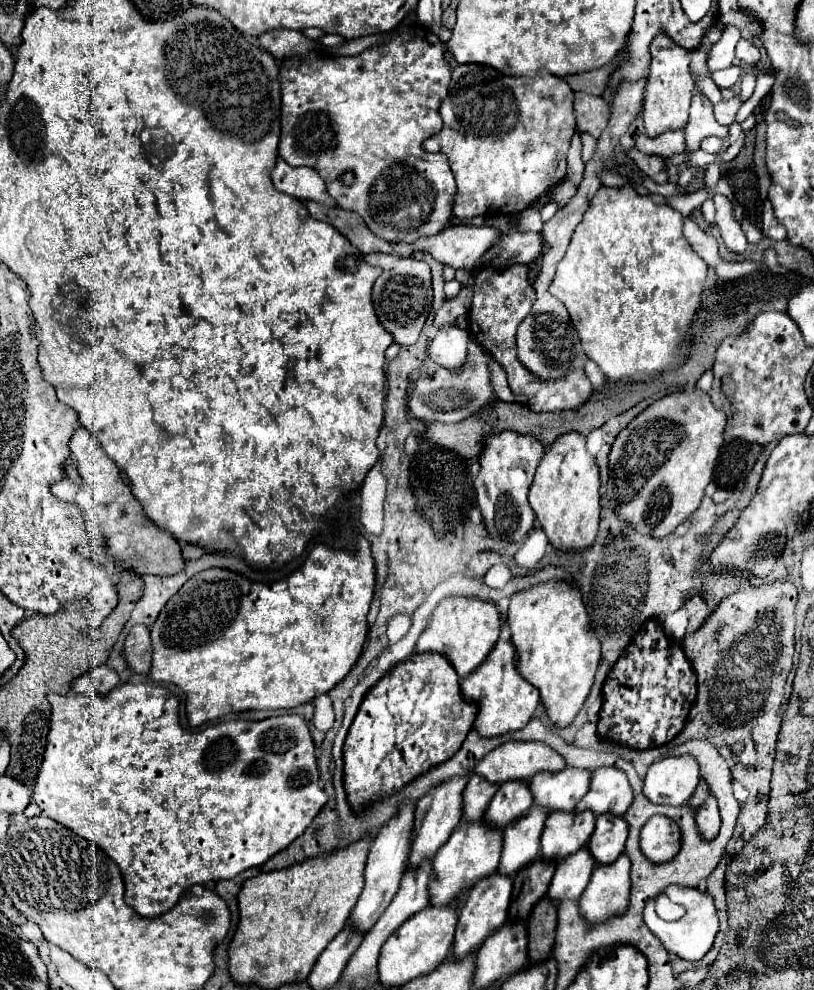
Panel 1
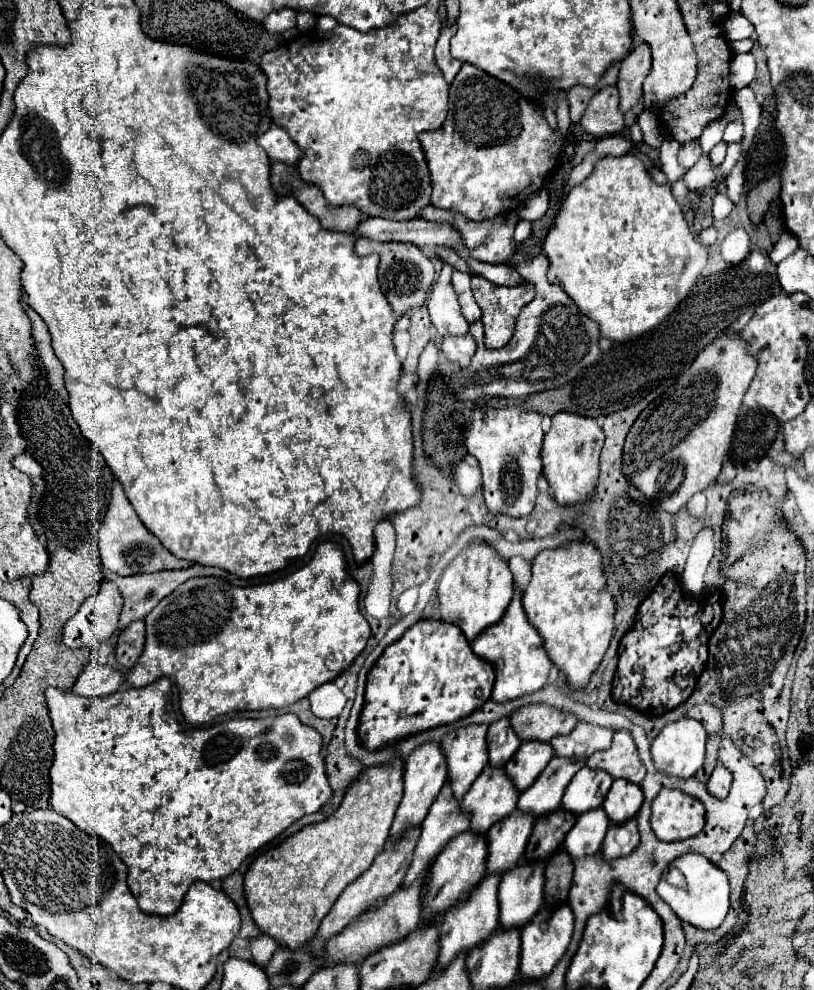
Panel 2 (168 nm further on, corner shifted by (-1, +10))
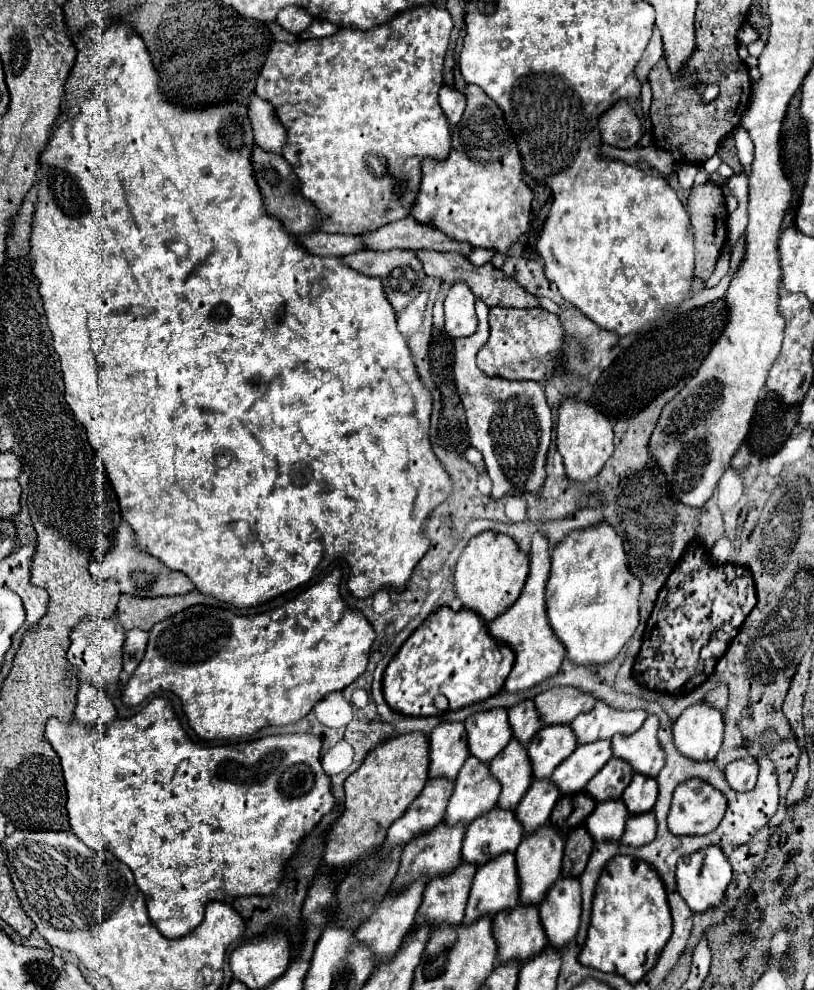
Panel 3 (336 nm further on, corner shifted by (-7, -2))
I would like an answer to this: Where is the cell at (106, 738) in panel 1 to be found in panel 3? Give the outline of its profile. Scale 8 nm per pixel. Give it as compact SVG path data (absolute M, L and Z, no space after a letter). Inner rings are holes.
M164 697L152 699L140 713L130 719L116 719L106 727L88 727L76 721L68 725L60 723L58 719L48 719L46 723L46 741L54 747L60 757L66 791L68 791L68 817L72 831L92 849L96 851L112 851L122 863L126 863L134 877L138 889L146 897L146 907L152 923L160 929L160 933L168 939L184 937L190 933L202 919L204 919L204 905L208 901L224 901L236 899L244 895L270 895L274 893L286 873L286 863L298 853L304 837L320 823L320 819L334 809L334 797L330 793L330 779L320 765L320 747L322 741L310 733L292 733L292 735L274 735L264 737L254 743L240 743L236 745L238 759L224 759L224 745L222 747L204 747L188 739L180 721L172 713L172 703Z

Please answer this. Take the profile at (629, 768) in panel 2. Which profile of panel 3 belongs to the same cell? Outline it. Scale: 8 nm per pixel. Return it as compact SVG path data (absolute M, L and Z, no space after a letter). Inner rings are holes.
M648 715L644 725L632 735L614 735L612 749L616 757L622 757L632 765L634 771L656 777L664 767L666 755L658 741L660 719L658 715Z

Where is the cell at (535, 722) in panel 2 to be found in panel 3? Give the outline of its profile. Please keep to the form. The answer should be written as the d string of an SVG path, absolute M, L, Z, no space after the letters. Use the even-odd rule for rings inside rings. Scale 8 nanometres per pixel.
M552 687L540 693L534 701L536 709L542 715L542 725L556 725L572 723L578 713L590 711L596 703L596 697L576 687Z

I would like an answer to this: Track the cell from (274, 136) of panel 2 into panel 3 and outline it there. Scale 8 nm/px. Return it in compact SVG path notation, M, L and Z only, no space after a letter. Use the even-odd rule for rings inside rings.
M252 93L252 97L248 99L248 117L252 123L256 145L270 153L282 153L288 135L278 121L274 107L266 99L260 99L256 93Z

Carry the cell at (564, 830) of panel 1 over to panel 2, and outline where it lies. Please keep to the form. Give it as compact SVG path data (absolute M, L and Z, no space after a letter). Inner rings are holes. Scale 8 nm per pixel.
M582 767L566 787L560 809L570 811L572 815L584 815L586 811L594 811L602 807L602 801L610 791L610 785L612 777L608 773Z

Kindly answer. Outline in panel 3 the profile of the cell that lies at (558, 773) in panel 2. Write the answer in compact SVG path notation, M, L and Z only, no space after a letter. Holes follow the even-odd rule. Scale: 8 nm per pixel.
M604 739L598 743L578 745L576 751L556 767L552 781L560 787L562 795L582 791L586 783L600 771L612 757L612 741Z

